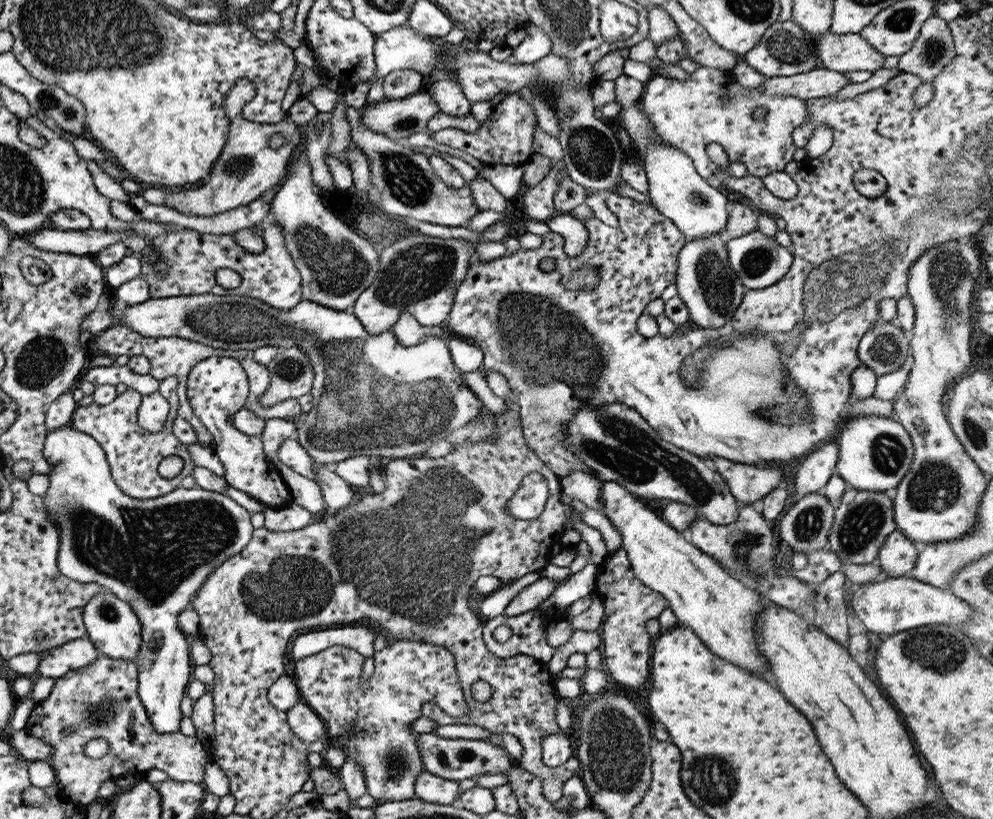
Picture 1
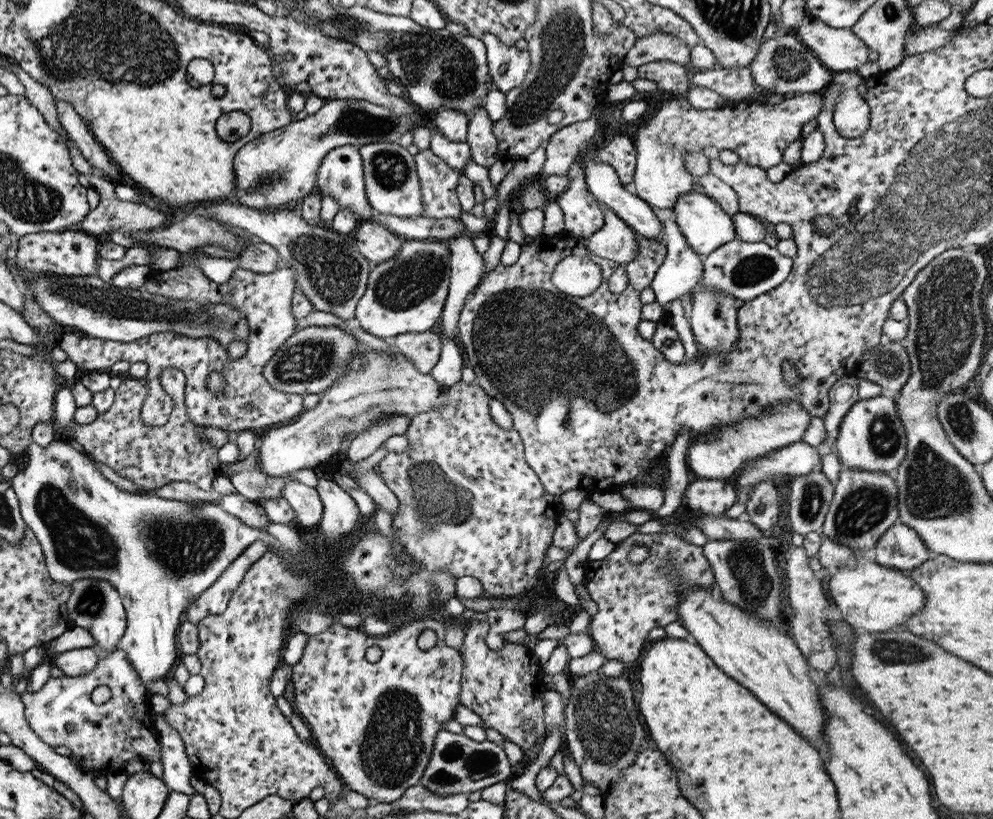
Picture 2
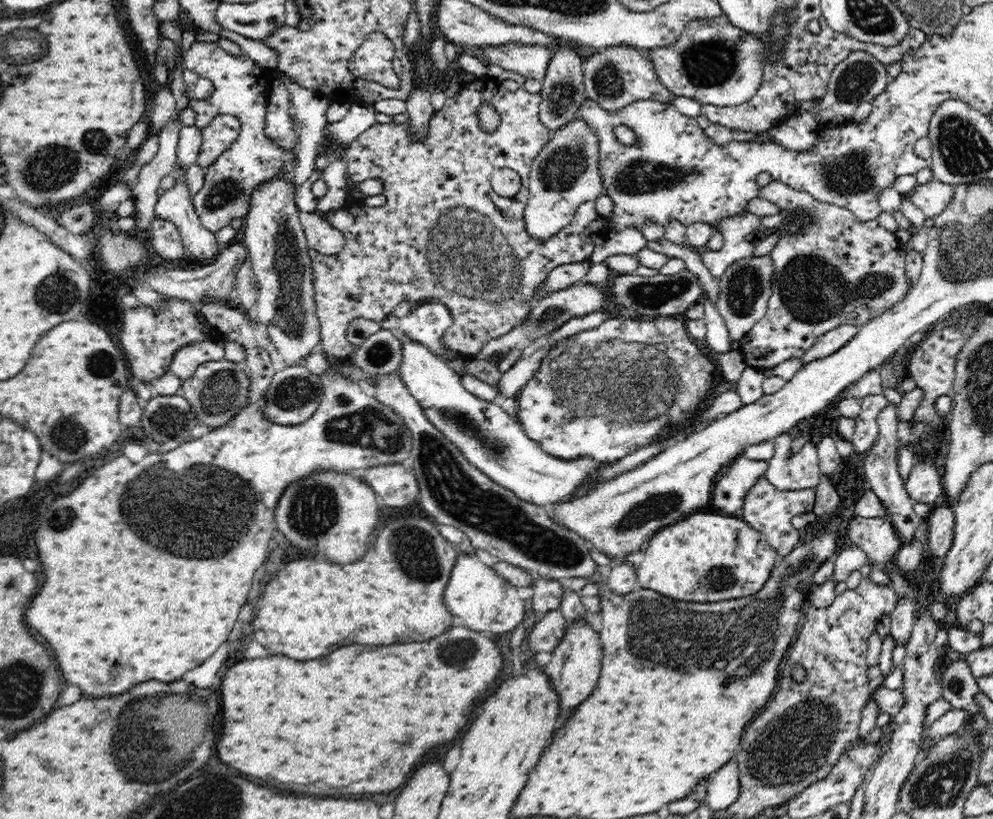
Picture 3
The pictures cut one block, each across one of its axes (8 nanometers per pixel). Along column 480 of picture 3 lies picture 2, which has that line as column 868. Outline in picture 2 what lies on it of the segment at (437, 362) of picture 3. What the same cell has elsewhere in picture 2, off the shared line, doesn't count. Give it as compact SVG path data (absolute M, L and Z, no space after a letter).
M894 395L855 401L841 419L833 452L844 468L867 472L887 472L894 474L906 451L906 434L898 419Z

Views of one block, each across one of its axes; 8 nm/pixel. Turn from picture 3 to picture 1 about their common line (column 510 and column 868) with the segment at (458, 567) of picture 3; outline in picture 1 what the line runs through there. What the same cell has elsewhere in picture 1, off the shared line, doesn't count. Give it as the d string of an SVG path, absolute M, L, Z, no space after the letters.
M882 575L873 582L853 586L849 594L849 605L855 616L869 632L877 635L894 635L896 632L925 625L958 626L959 622L967 622L971 616L971 608L947 588L935 588L908 575L898 578Z

